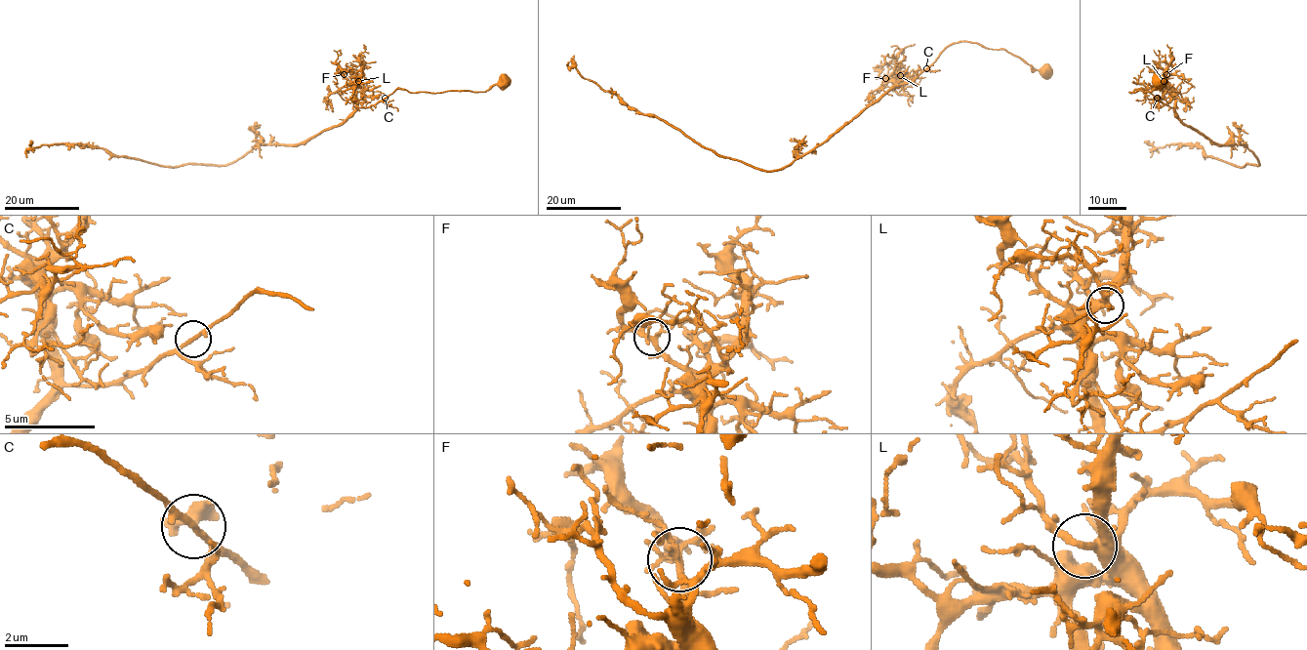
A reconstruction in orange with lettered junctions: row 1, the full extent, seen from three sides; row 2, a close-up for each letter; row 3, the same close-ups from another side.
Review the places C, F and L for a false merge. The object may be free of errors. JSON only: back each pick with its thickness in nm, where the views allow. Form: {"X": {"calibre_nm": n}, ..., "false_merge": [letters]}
{"false_merge": []}

